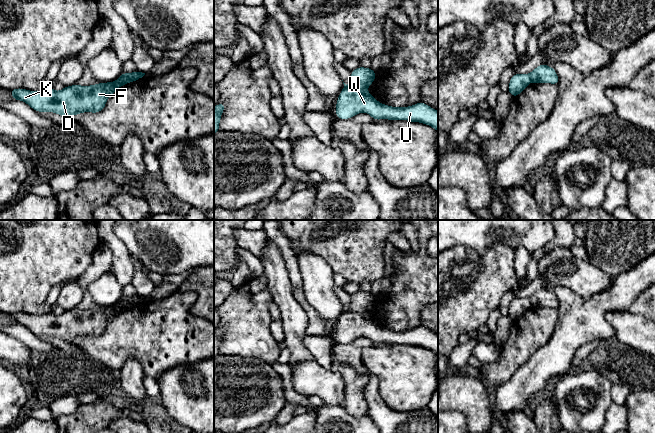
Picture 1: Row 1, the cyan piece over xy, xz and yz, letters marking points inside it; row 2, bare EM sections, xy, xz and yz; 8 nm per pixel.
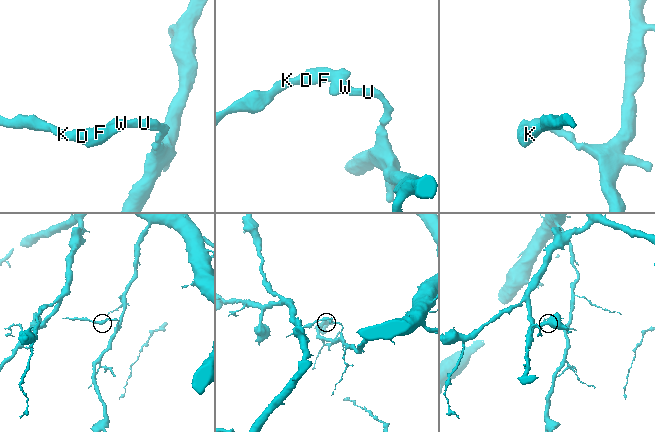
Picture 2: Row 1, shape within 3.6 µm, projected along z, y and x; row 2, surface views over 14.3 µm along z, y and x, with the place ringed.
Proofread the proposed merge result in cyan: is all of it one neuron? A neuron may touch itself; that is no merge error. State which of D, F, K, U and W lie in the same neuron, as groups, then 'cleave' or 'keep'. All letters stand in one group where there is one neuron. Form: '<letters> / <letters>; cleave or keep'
D F K / U W; cleave

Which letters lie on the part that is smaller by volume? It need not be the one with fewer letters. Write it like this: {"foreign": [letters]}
{"foreign": ["D", "F", "K"]}

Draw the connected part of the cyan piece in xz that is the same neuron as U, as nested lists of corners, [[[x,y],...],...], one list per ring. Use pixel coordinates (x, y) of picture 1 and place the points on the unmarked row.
[[[344,311],[336,327],[338,343],[350,343],[365,336],[374,344],[407,344],[433,351],[438,356],[438,335],[423,326],[408,331],[392,331],[377,325],[366,313]]]

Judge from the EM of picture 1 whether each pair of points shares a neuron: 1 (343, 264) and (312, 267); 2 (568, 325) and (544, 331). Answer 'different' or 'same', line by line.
1: different
2: different

